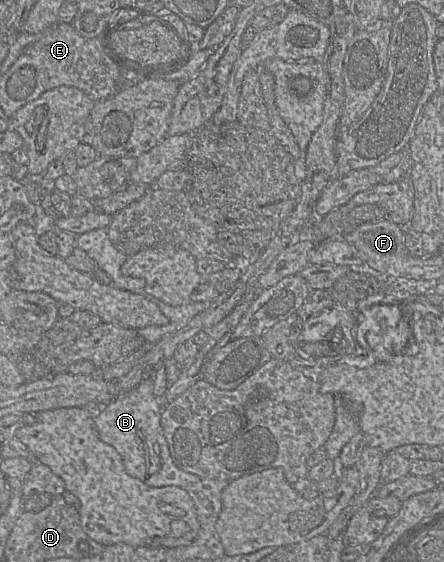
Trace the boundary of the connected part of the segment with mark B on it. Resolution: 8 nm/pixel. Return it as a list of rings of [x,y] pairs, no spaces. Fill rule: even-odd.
[[[154,378],[143,379],[126,394],[103,406],[94,417],[94,424],[99,438],[115,448],[131,477],[150,487],[177,486],[186,491],[187,486],[200,480],[194,474],[179,469],[173,462],[160,423],[162,404],[153,395]]]

